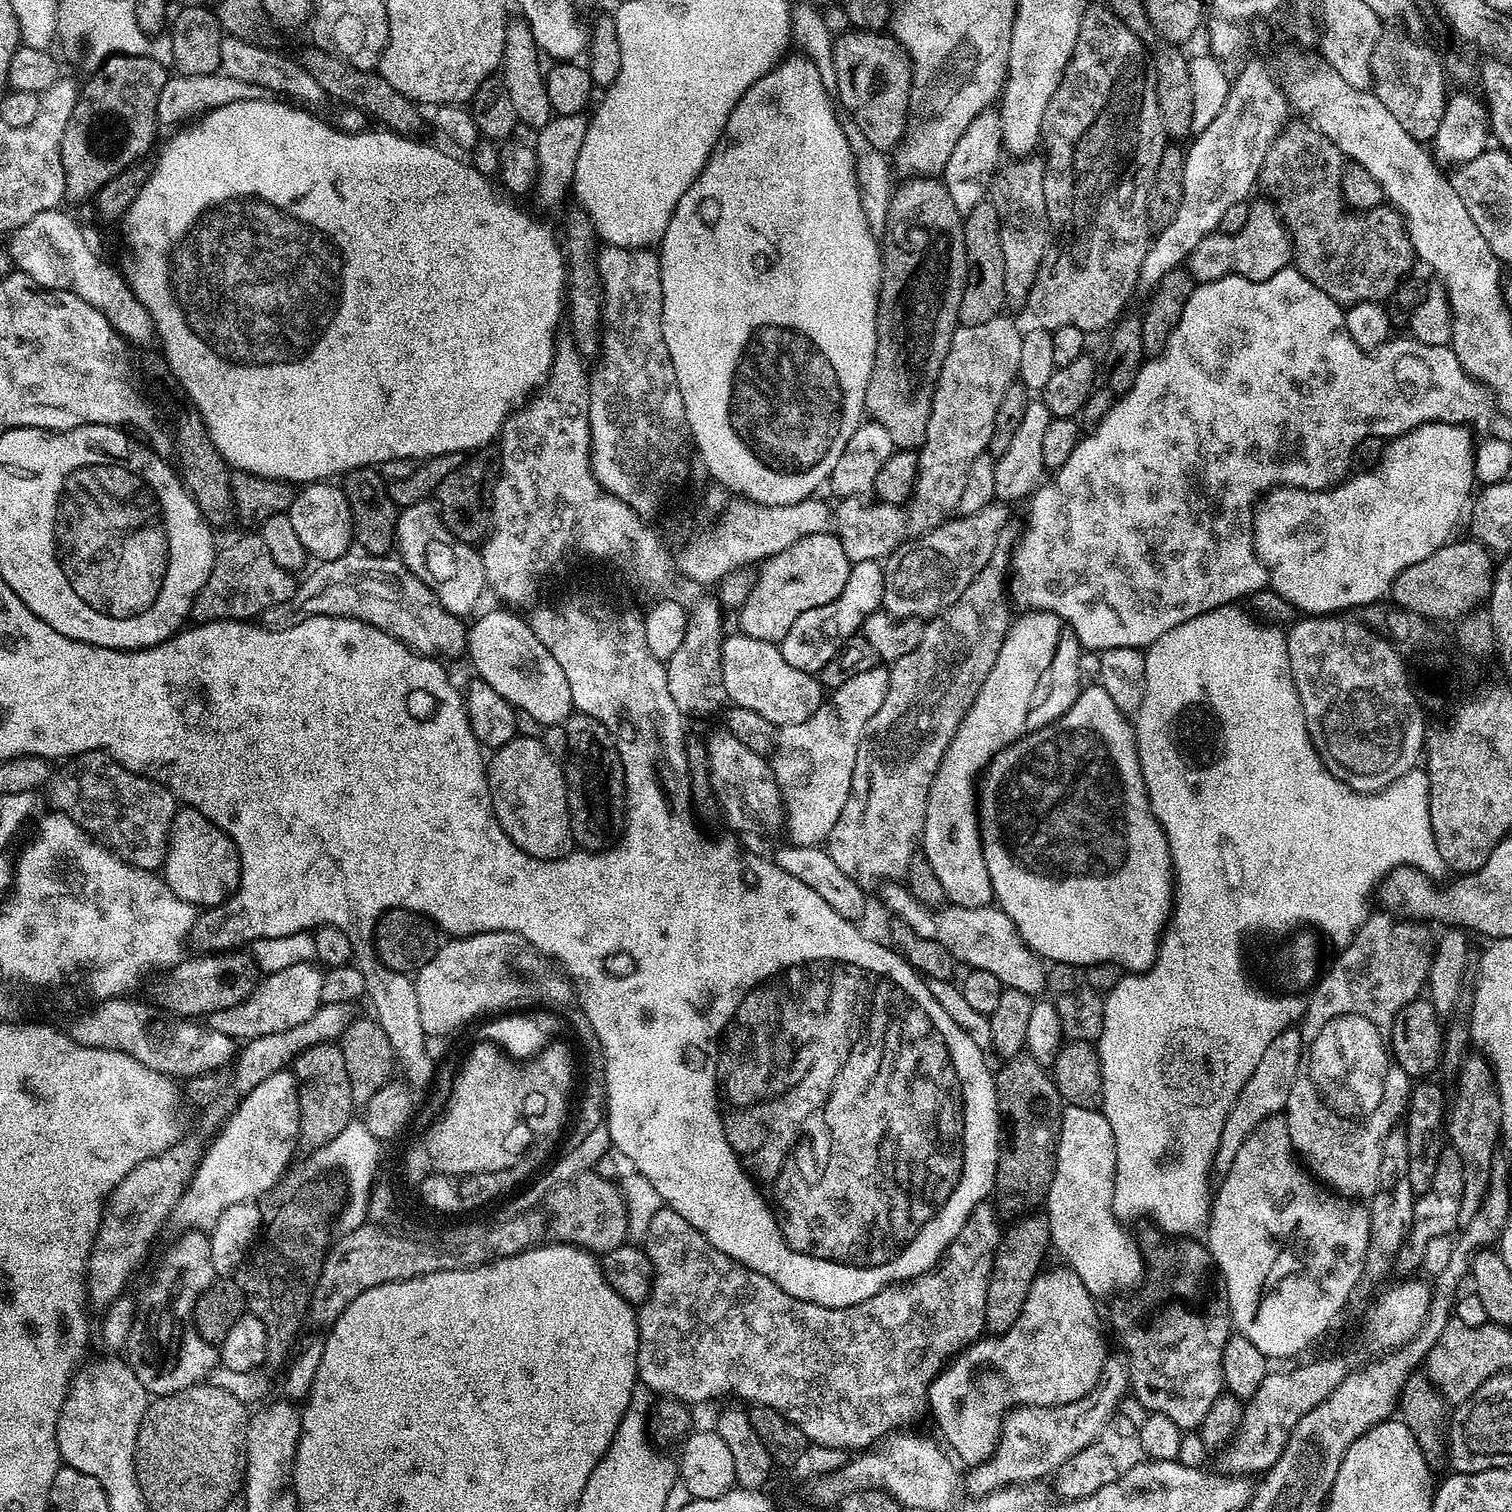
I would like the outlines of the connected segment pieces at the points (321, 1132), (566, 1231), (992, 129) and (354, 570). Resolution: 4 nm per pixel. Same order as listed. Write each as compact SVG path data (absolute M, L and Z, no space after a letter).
M325 1042L297 1054L290 1065L296 1077L300 1097L300 1140L315 1149L328 1143L344 1126L354 1119L354 1105L350 1094L350 1077L346 1075L346 1058L342 1058L339 1043Z
M593 1170L574 1177L566 1185L566 1194L556 1202L550 1211L550 1236L553 1241L561 1244L576 1244L593 1254L605 1254L622 1246L628 1239L630 1225L628 1222L628 1203L624 1200L624 1193L616 1188L604 1176L599 1176L599 1171Z
M996 110L978 114L978 118L974 118L974 122L970 122L970 126L966 128L966 134L962 134L962 138L958 140L958 146L954 146L944 167L942 179L954 206L961 214L974 210L978 202L989 199L992 180L1002 164L1002 147L1002 126L999 111Z
M350 550L342 558L317 563L316 569L299 581L296 593L263 612L259 623L266 628L293 628L306 616L345 616L390 634L421 654L463 657L468 647L466 624L444 609L445 601L437 598L403 560L391 558L388 554L371 556L363 550Z

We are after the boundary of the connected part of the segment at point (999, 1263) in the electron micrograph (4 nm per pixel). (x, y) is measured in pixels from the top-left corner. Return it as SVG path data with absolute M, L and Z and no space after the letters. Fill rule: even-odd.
M1024 1214L1013 1219L1011 1223L1009 1228L1007 1225L1003 1229L986 1286L984 1326L992 1334L1010 1330L1010 1326L1014 1326L1014 1322L1018 1322L1018 1318L1022 1314L1022 1306L1026 1306L1026 1294L1030 1294L1030 1286L1034 1282L1034 1278L1039 1276L1045 1267L1044 1255L1050 1252L1052 1243L1047 1215Z

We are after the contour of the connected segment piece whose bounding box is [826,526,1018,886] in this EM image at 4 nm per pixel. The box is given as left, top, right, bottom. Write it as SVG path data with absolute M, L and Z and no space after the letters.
M1009 526L1001 530L990 562L986 562L974 582L962 590L958 602L931 617L924 624L924 633L918 646L891 665L886 698L882 698L878 714L870 718L862 734L858 754L854 758L854 778L850 782L846 806L842 806L842 814L838 814L838 822L834 822L834 830L830 830L826 841L830 858L834 858L836 865L862 886L903 881L908 863L918 852L924 834L928 787L934 782L934 774L964 713L972 705L982 682L986 682L986 674L990 674L998 658L998 650L1002 650L1002 642L1008 633L1010 557L1018 539L1017 529L1015 532L1014 528Z

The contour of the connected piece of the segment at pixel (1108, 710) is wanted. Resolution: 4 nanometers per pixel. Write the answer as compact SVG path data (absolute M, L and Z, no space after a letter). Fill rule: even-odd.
M1092 682L1092 685L1081 687L1080 696L1074 702L1074 706L1070 706L1070 710L1066 710L1064 716L1059 716L1055 722L1040 728L1037 732L1032 732L1029 736L1021 736L1019 740L1015 740L1013 744L1002 749L1000 753L988 763L988 767L982 773L982 783L978 788L978 811L980 814L980 841L984 846L984 857L986 858L986 868L990 870L990 882L992 883L992 894L995 903L1004 911L1009 918L1012 919L1017 929L1022 934L1024 941L1035 950L1041 958L1048 962L1058 964L1079 964L1087 966L1090 964L1101 964L1102 962L1118 962L1120 967L1129 973L1145 972L1156 960L1156 955L1160 949L1160 937L1164 935L1164 929L1171 917L1172 906L1174 903L1174 877L1172 875L1172 855L1170 854L1170 846L1166 834L1162 830L1162 826L1154 818L1152 807L1148 801L1148 791L1144 785L1142 778L1142 770L1138 762L1138 750L1136 749L1136 734L1133 725L1130 723L1129 717L1125 713L1118 710L1118 706L1114 706L1114 698L1110 698L1110 694L1106 694L1106 690L1101 688L1099 683Z

